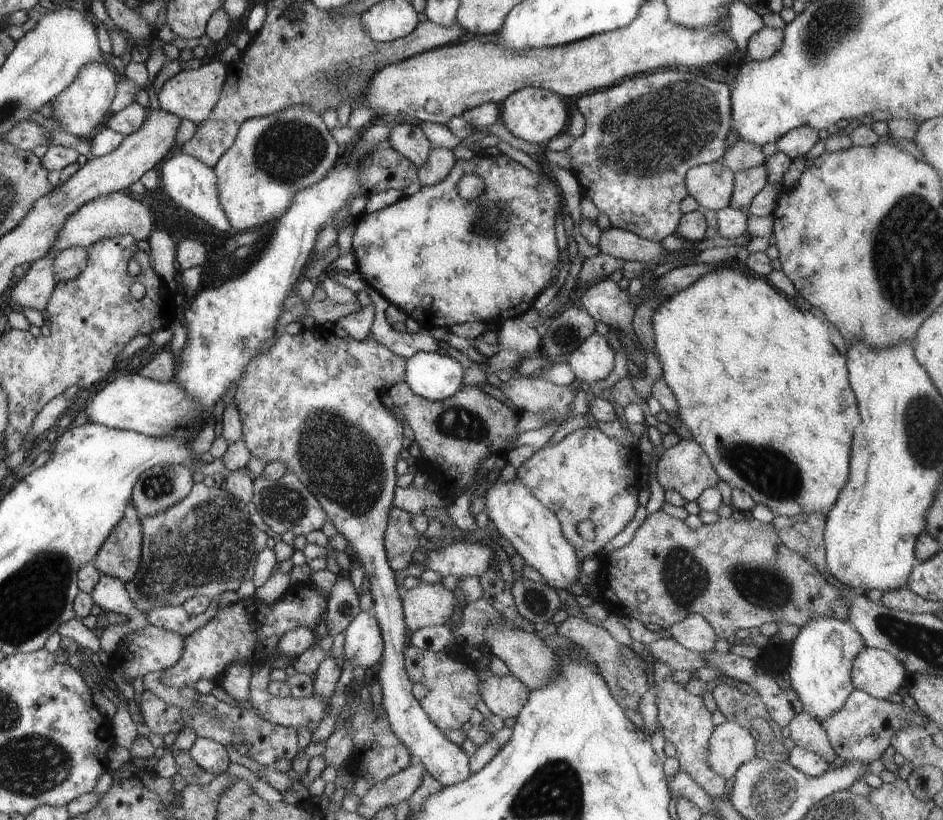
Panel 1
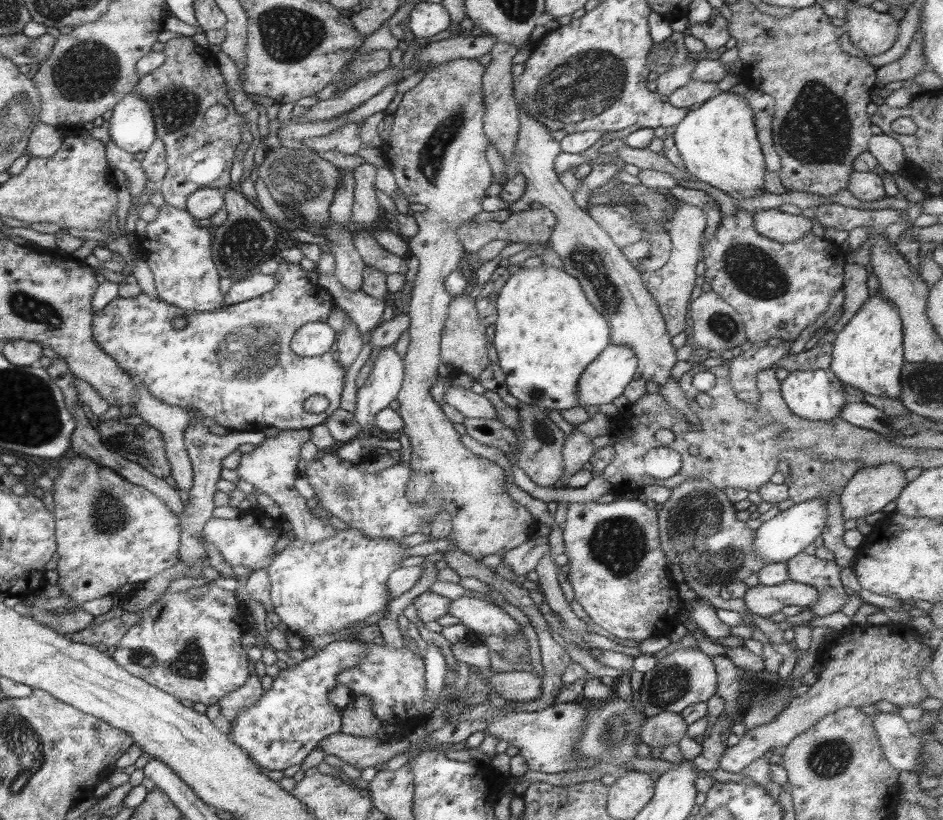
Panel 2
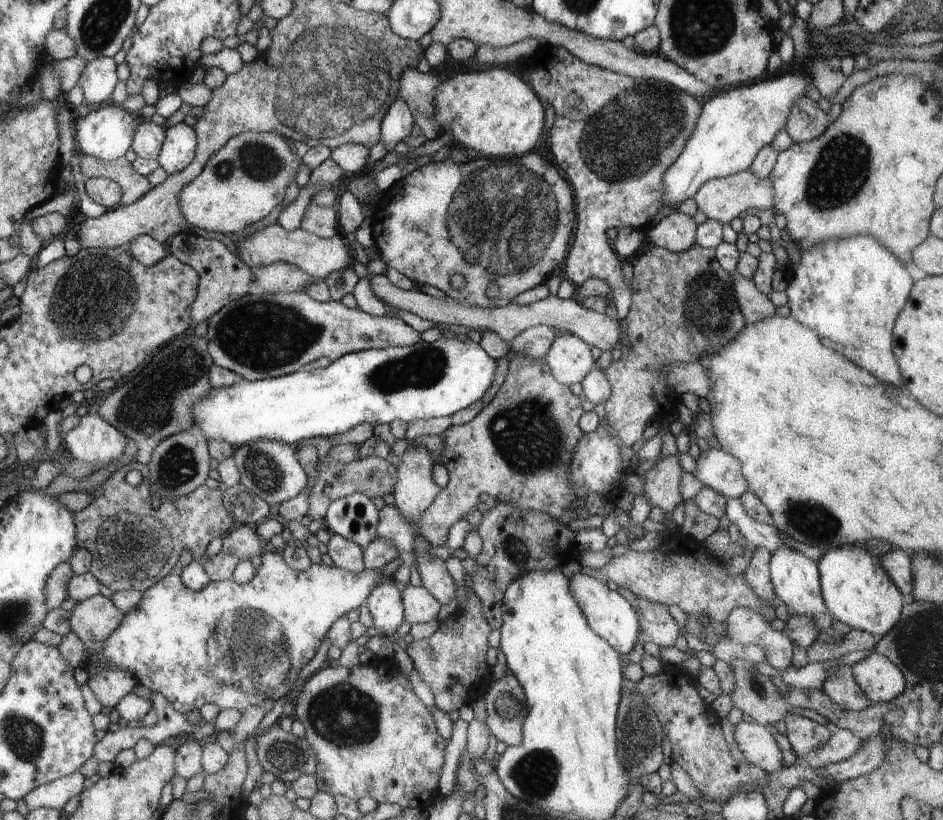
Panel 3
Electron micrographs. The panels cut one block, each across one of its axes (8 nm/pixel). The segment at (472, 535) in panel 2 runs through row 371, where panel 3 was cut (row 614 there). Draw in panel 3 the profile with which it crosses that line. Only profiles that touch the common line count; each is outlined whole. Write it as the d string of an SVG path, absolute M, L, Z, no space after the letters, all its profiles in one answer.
M407 586L403 590L403 610L405 610L405 622L409 626L425 624L431 618L435 618L439 602L423 586Z

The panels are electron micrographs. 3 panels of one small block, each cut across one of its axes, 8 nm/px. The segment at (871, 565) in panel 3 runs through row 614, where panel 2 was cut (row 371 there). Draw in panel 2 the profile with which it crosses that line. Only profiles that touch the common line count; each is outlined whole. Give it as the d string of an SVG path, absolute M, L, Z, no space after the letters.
M873 292L855 316L837 328L837 336L831 346L829 370L843 386L853 386L861 394L883 396L899 400L899 374L903 366L903 326L893 302L881 292Z

